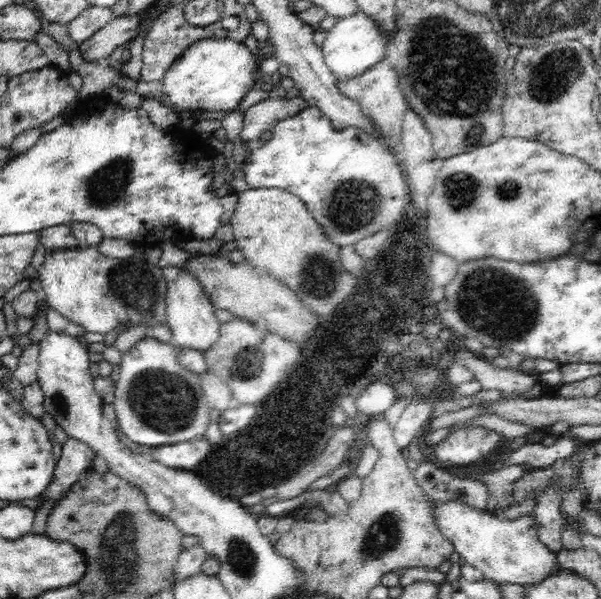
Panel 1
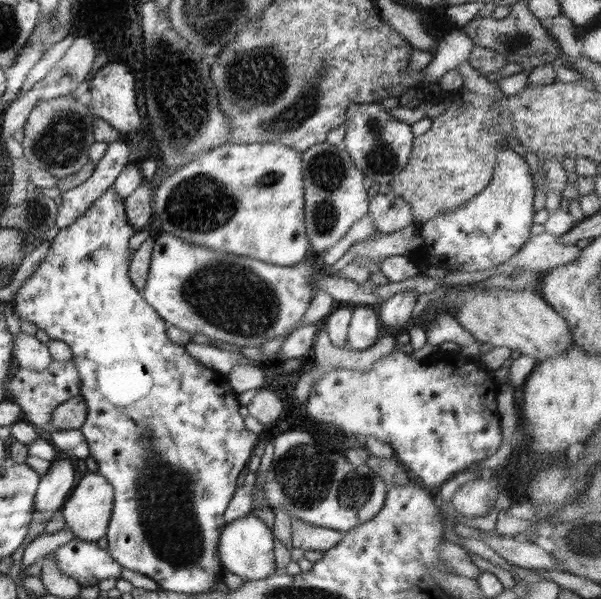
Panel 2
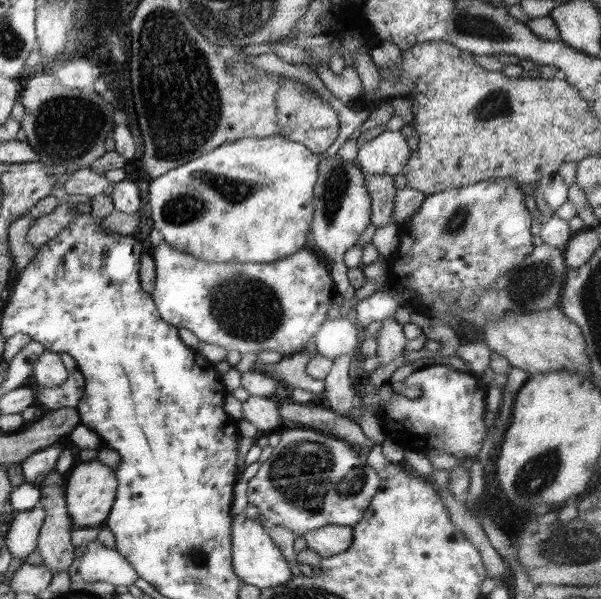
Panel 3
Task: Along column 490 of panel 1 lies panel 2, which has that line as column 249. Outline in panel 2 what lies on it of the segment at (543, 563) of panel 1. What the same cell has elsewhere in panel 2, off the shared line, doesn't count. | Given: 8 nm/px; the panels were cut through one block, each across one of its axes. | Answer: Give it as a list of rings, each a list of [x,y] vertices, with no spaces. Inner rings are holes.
[[[254,513],[229,523],[221,530],[217,552],[223,571],[240,576],[244,582],[264,580],[277,572],[273,533]]]

